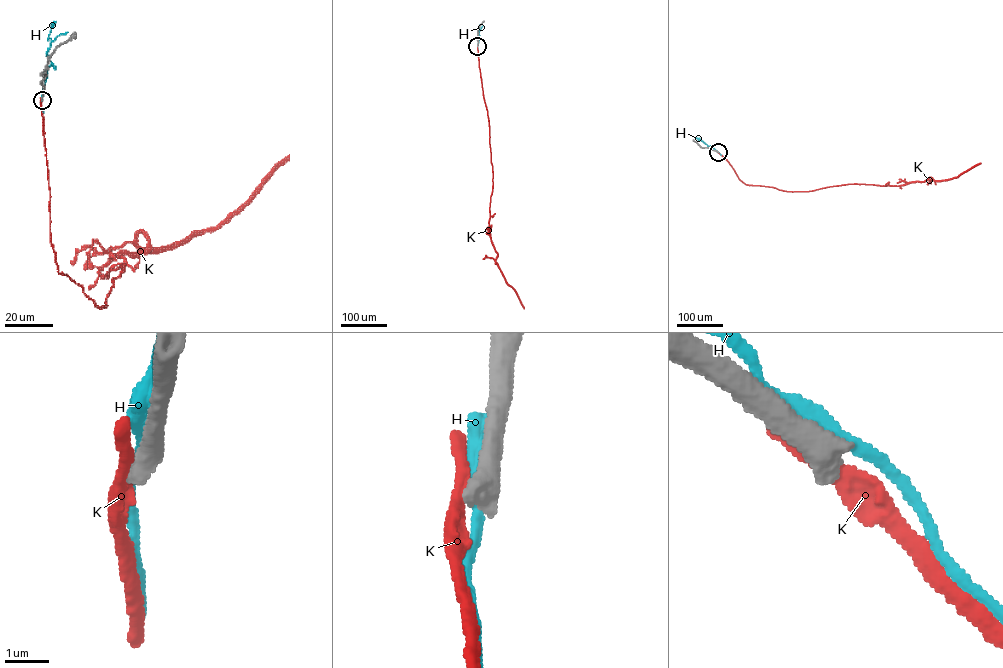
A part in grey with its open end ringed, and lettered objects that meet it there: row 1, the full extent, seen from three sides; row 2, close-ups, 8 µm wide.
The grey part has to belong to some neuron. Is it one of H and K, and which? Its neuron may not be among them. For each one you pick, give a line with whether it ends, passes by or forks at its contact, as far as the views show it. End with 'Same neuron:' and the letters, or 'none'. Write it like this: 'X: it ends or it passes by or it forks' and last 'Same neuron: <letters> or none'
Same neuron: none

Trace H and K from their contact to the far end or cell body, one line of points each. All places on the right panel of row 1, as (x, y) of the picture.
H: (718, 152), (696, 137)
K: (718, 152), (746, 184), (788, 191), (848, 184), (901, 185), (930, 177), (944, 180), (955, 178), (980, 163)

